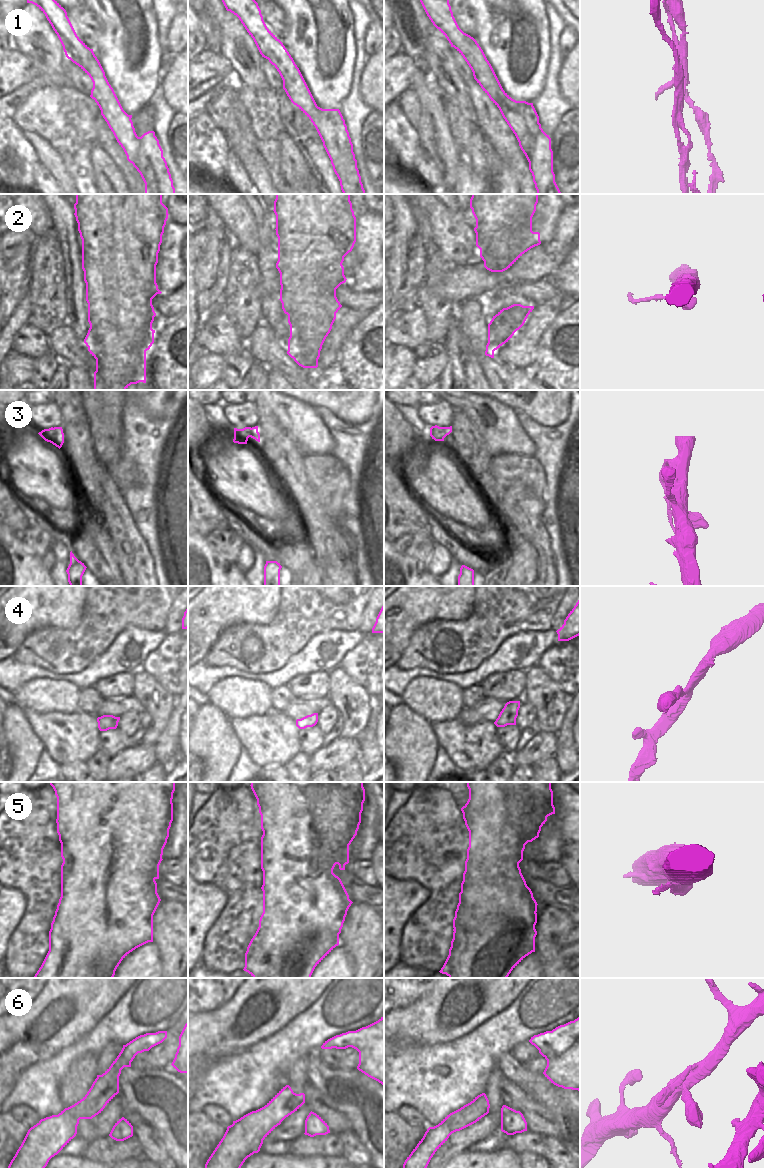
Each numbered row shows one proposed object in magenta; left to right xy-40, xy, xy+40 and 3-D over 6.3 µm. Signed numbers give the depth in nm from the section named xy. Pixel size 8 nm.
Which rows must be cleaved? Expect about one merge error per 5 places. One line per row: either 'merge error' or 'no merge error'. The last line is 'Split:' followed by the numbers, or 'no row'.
1: merge error
2: merge error
3: merge error
4: no merge error
5: merge error
6: no merge error
Split: 1, 2, 3, 5

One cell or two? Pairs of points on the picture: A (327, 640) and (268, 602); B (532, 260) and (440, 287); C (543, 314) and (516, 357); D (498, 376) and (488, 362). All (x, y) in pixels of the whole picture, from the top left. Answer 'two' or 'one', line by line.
A: two
B: one
C: one
D: one

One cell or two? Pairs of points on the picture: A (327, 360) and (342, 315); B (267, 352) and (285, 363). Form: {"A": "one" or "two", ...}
{"A": "one", "B": "one"}

